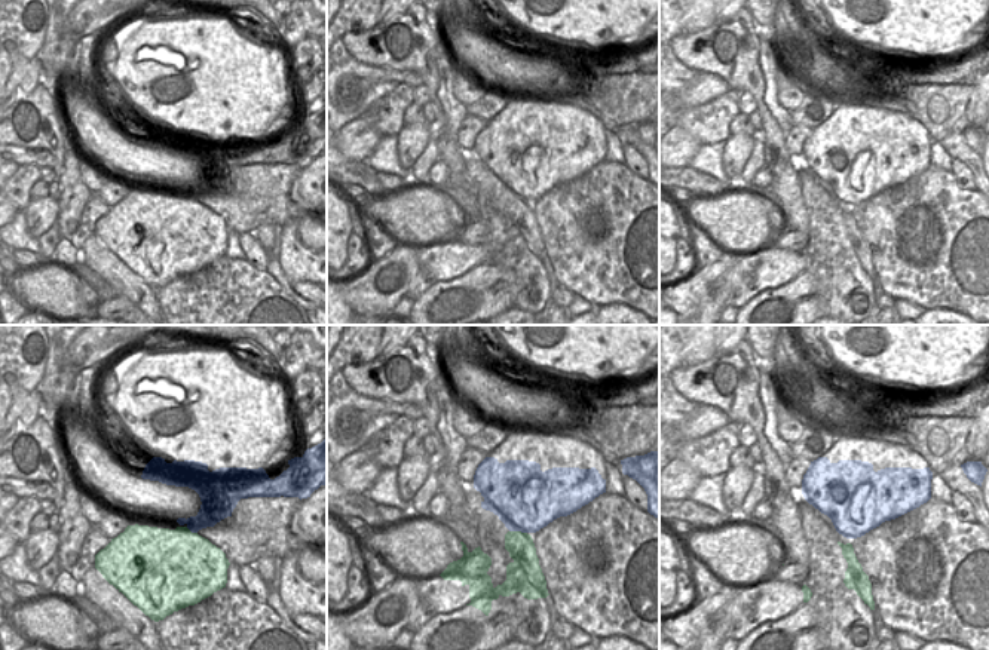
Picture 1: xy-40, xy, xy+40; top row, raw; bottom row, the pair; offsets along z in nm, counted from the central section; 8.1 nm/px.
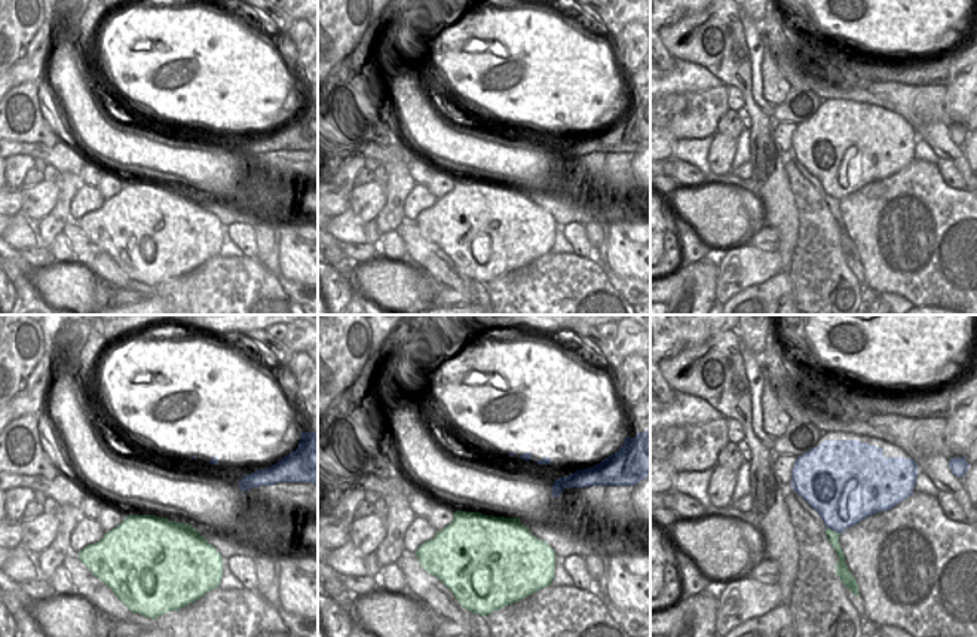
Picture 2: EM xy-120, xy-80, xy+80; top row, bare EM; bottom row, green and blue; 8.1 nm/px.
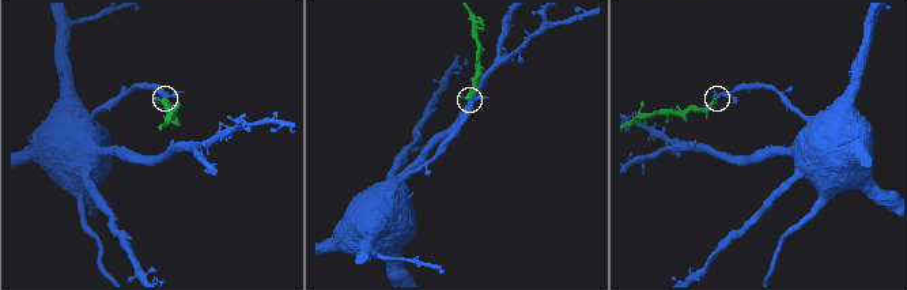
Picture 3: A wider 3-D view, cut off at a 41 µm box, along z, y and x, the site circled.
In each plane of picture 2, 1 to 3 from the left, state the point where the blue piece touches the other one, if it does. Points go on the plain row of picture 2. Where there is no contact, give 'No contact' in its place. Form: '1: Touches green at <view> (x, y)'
1: No contact
2: No contact
3: Touches green at xy+80 (835, 199).

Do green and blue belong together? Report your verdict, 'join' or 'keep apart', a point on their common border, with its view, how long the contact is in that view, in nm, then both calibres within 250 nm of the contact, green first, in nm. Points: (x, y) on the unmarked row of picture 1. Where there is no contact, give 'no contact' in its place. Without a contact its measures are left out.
join; contact xy (519, 199); length 150 nm; calibres 220 and 480 nm

